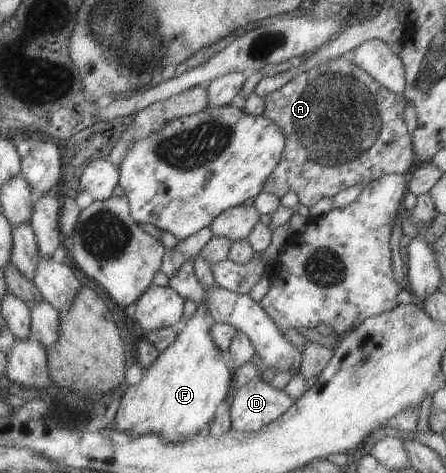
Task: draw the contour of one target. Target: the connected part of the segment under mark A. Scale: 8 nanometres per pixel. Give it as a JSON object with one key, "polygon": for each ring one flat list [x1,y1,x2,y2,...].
{"polygon":[[336,57,331,59,331,61,325,61,325,63,319,63,317,67,312,67,307,69,295,77,291,77,285,85,281,85,279,89,267,93,264,97,264,110,262,113,263,117,269,118,283,133,285,137,285,145,283,151,281,152,281,159,277,161,275,169,269,173,269,177,265,179,263,183,262,191,265,193,273,193,279,199,288,191,293,191,298,197,299,204,306,205,308,208,313,207,319,199,324,199,325,197,331,198,332,196,339,193,347,187,353,185,367,185,367,182,379,179,379,177,385,174,403,174,408,172,409,167,413,165,413,146,411,145,411,139,409,139,409,133,407,133,407,128,405,127,403,109,405,109,406,99,403,94,396,94,389,92,382,85,379,85,375,79,372,79,371,75,367,75,359,65,353,65,351,61,345,60,341,57]]}

